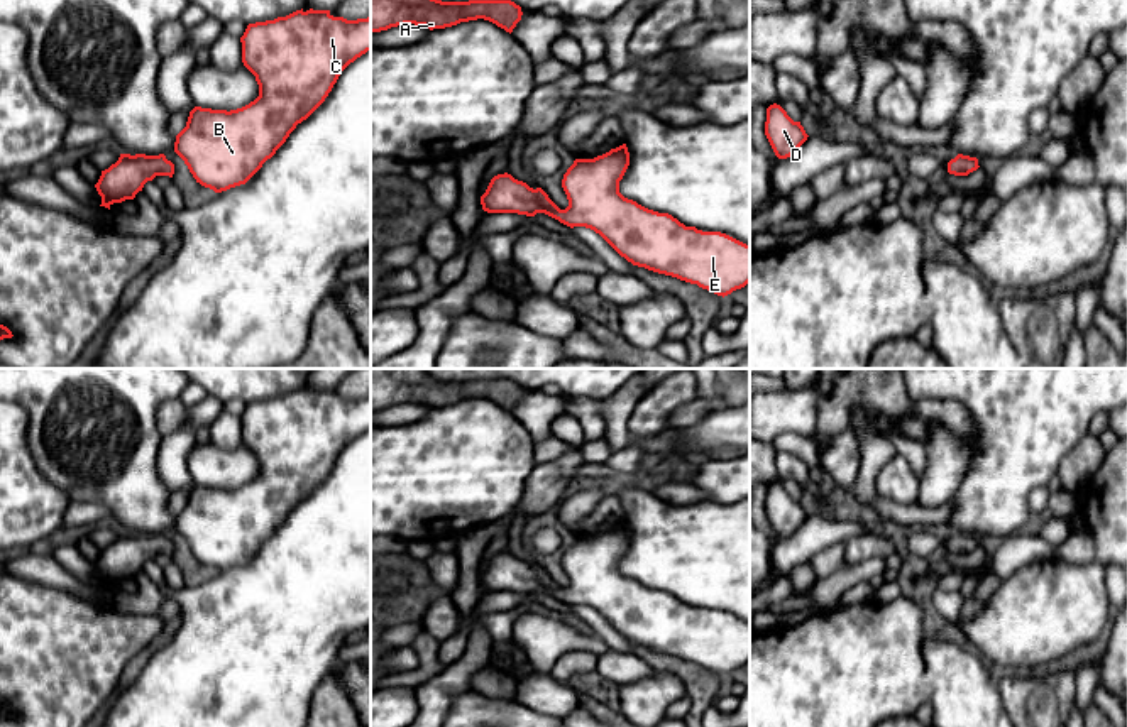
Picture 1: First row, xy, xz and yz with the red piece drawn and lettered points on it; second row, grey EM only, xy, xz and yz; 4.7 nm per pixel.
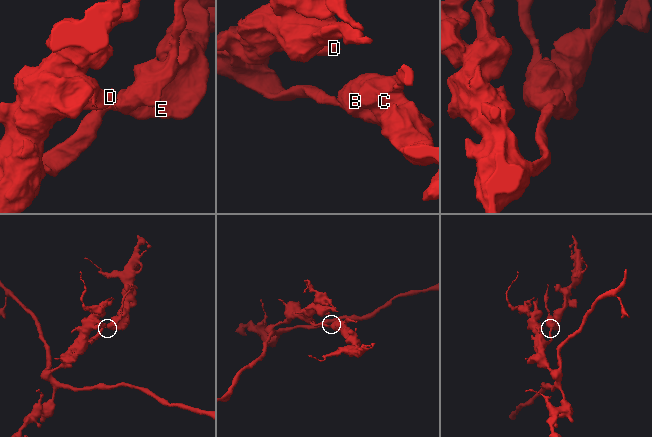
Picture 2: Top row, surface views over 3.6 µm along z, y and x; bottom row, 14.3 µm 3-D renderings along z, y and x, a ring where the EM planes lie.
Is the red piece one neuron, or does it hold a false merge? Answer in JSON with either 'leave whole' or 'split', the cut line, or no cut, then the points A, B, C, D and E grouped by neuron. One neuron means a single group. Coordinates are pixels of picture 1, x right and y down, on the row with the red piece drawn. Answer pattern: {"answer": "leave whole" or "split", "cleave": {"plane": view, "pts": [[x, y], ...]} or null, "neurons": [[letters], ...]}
{"answer": "leave whole", "cleave": null, "neurons": [["A", "B", "C", "D", "E"]]}

